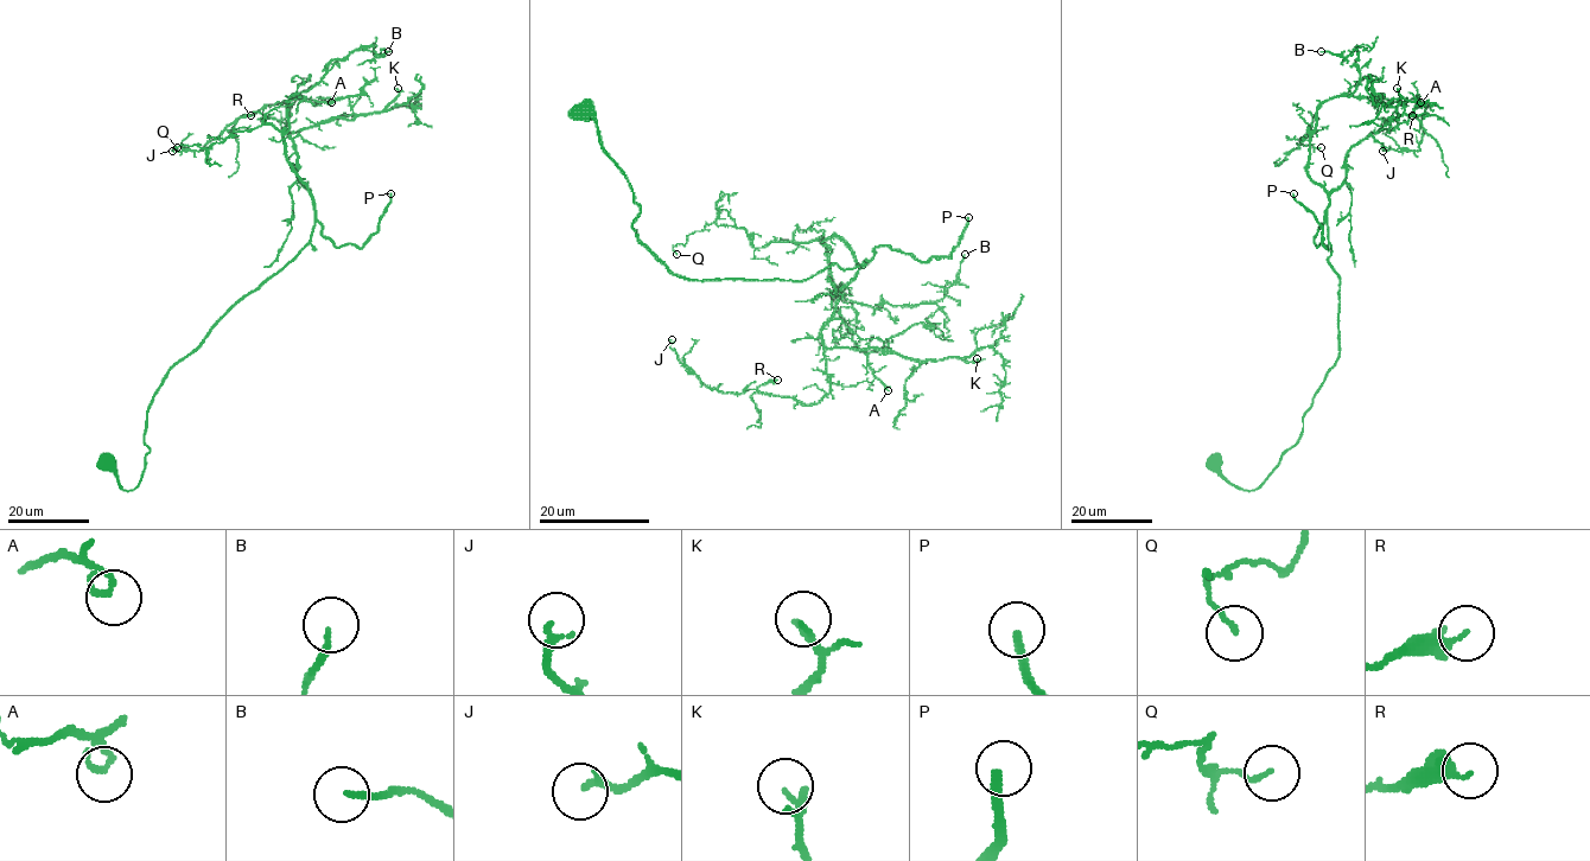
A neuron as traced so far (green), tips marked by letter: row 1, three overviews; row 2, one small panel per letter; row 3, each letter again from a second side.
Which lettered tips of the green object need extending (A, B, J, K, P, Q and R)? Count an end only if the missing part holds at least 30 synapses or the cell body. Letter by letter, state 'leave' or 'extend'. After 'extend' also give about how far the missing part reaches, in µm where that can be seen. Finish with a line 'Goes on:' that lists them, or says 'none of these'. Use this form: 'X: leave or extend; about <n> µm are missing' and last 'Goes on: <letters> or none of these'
A: leave
B: leave
J: leave
K: extend; about 20 µm are missing
P: extend; about 70 µm are missing
Q: leave
R: leave
Goes on: K, P

